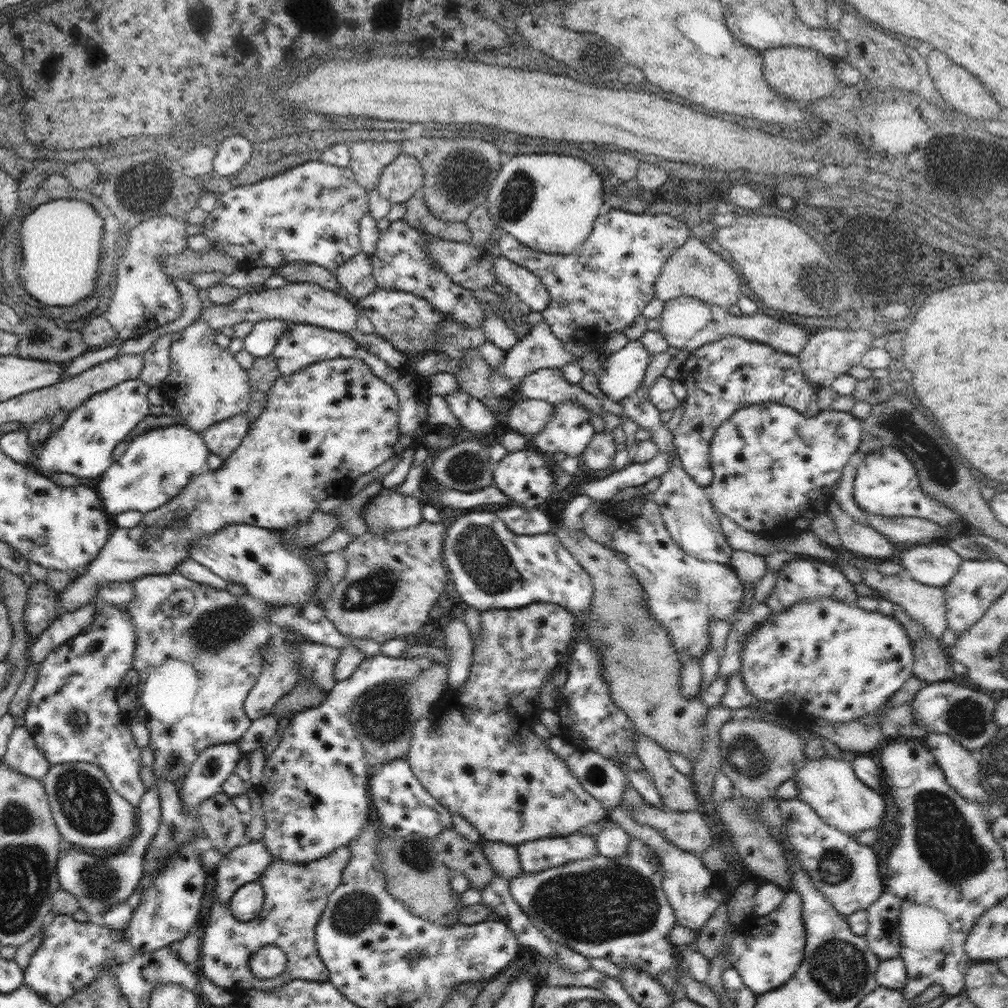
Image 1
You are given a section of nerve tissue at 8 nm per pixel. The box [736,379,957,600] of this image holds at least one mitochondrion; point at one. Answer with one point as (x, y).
(900, 425)

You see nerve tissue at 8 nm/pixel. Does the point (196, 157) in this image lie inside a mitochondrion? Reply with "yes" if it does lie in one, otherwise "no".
no

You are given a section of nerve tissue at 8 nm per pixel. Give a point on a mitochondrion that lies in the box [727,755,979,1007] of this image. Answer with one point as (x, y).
(838, 969)

